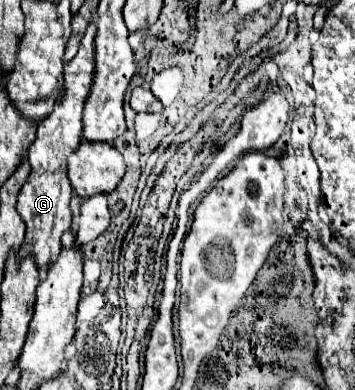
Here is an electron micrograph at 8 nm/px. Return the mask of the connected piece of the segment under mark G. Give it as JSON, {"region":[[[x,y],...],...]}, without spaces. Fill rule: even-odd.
{"region":[[[95,23],[87,27],[87,33],[81,41],[79,53],[71,63],[65,65],[65,85],[59,101],[55,101],[55,109],[51,117],[45,117],[37,127],[37,139],[31,143],[29,149],[29,163],[31,163],[31,175],[27,183],[23,185],[19,199],[17,199],[17,211],[21,219],[27,225],[23,249],[19,249],[19,257],[33,257],[35,265],[49,267],[57,255],[61,253],[61,235],[71,229],[71,209],[69,201],[73,197],[73,187],[67,177],[67,157],[77,151],[81,143],[81,115],[83,105],[87,99],[87,93],[91,89],[91,73],[95,69]]]}

